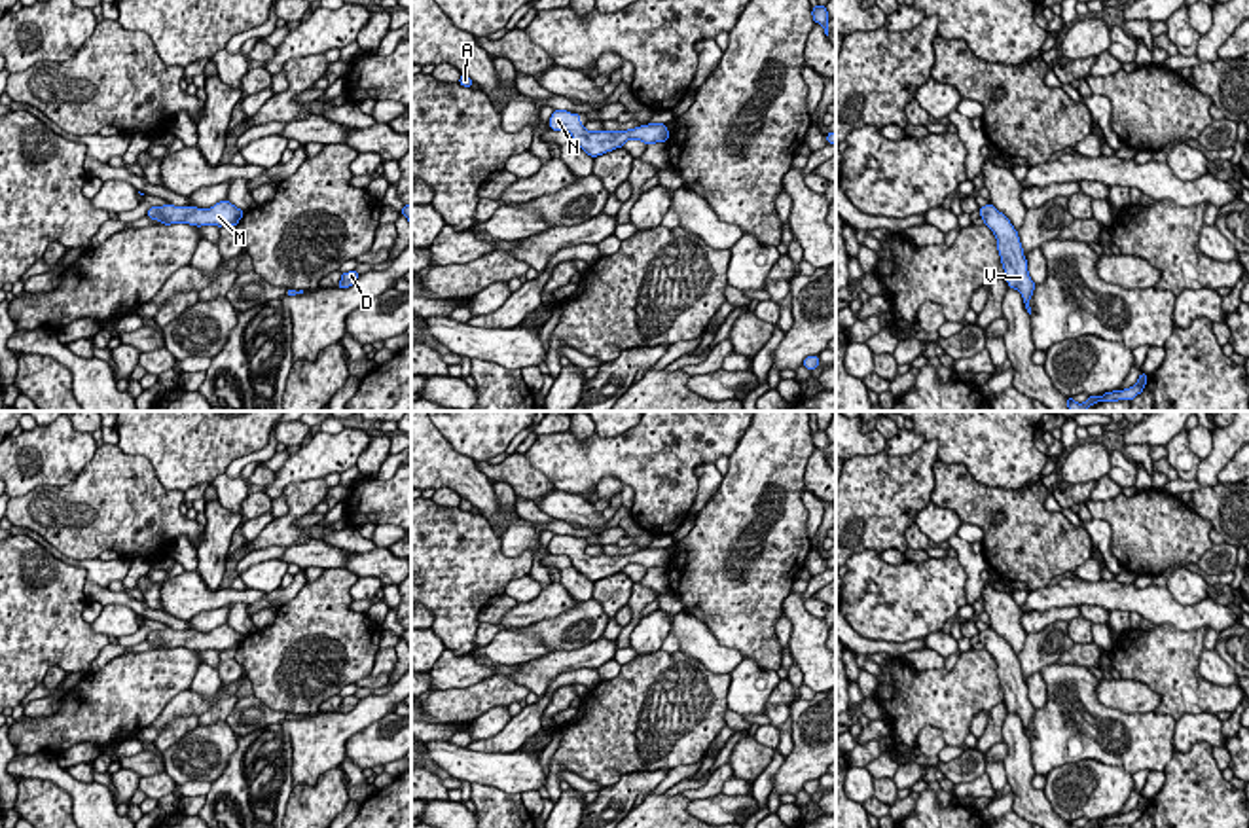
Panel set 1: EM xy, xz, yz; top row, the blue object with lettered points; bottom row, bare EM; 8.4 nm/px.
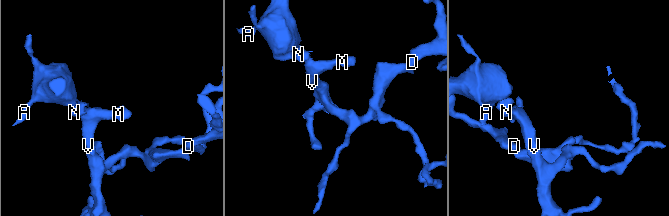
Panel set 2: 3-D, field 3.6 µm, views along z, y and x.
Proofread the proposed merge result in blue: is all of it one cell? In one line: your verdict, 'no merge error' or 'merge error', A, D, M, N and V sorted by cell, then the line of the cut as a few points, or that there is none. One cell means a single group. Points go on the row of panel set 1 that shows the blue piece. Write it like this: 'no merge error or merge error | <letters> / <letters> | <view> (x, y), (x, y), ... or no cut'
no merge error | A D M N V | no cut

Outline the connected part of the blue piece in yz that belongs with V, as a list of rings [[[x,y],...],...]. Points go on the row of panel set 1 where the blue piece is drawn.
[[[991,203],[978,208],[978,212],[984,224],[993,231],[997,239],[997,250],[1008,286],[1022,294],[1025,311],[1031,315],[1029,299],[1035,290],[1035,282],[1031,280],[1027,271],[1027,260],[1023,256],[1018,231],[1014,229],[1010,220],[1003,212],[999,212]]]

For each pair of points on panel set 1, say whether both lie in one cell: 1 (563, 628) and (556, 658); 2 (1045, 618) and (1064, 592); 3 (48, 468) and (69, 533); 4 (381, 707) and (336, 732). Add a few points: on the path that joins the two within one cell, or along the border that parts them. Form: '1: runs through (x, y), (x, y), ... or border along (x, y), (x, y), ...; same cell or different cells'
1: border along (601, 637), (575, 648), (552, 650); different cells
2: border along (1077, 605), (1028, 611), (1024, 614); different cells
3: border along (90, 459), (67, 484), (36, 486), (19, 497); different cells
4: runs through (370, 709), (347, 724); same cell

